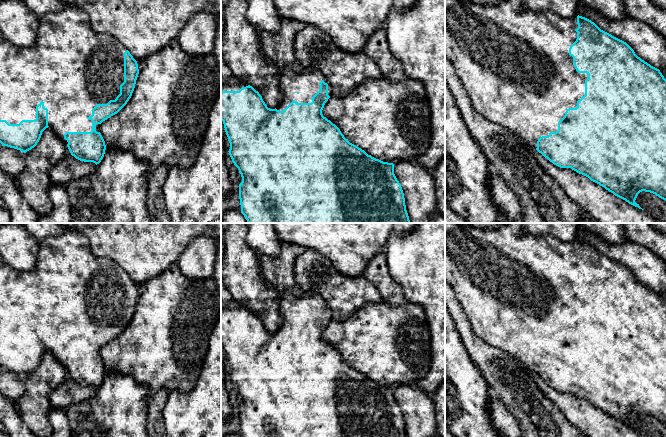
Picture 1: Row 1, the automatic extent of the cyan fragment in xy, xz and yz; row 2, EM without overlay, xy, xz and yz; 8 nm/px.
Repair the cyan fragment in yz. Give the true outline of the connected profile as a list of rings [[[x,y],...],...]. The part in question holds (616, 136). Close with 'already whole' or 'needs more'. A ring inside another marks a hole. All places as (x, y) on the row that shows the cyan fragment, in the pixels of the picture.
[[[445,0],[445,54],[473,107],[486,119],[517,134],[531,150],[537,150],[554,165],[571,168],[639,209],[642,208],[635,200],[642,191],[666,201],[666,79],[660,70],[638,57],[626,42],[601,30],[585,17],[562,18],[552,12],[523,9],[521,4],[522,0],[502,0],[494,6]]]; needs more

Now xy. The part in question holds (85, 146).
[[[65,5],[61,11],[39,19],[37,38],[33,46],[21,47],[4,39],[0,41],[0,143],[2,146],[26,153],[37,145],[42,132],[49,127],[67,145],[72,156],[80,161],[93,162],[97,165],[103,159],[106,150],[105,141],[100,133],[100,124],[117,114],[131,98],[139,74],[137,61],[114,36],[93,31],[88,15],[74,5]]]; needs more

